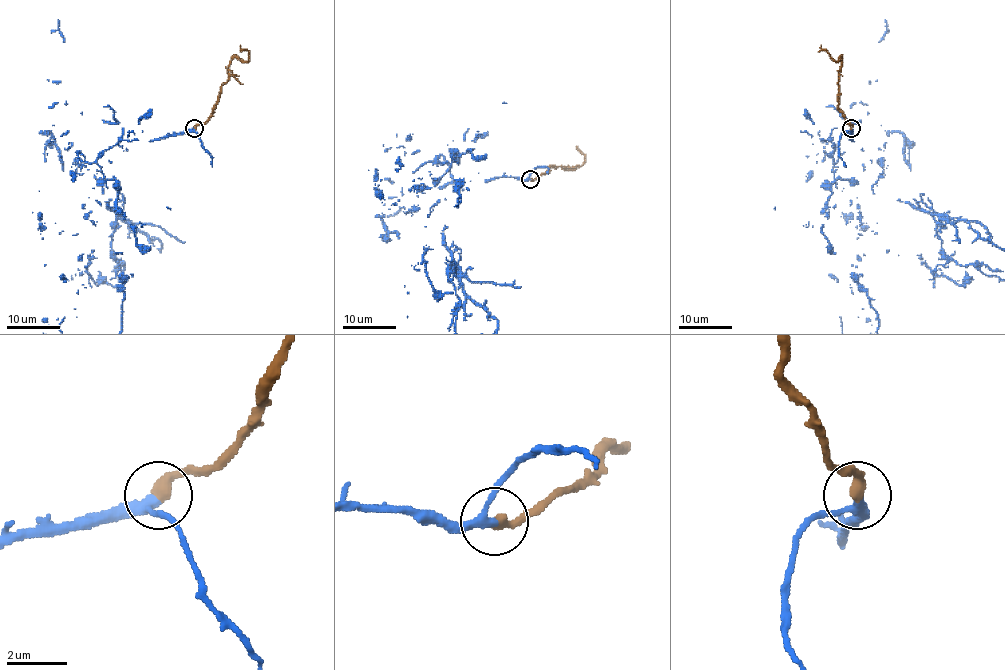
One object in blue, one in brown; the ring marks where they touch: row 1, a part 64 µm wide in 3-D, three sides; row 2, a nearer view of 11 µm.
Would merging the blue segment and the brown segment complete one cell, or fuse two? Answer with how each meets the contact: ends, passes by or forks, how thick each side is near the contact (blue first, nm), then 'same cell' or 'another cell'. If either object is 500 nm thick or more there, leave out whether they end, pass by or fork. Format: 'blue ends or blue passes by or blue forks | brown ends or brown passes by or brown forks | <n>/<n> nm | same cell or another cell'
blue passes by | brown ends | 280/400 nm | same cell

